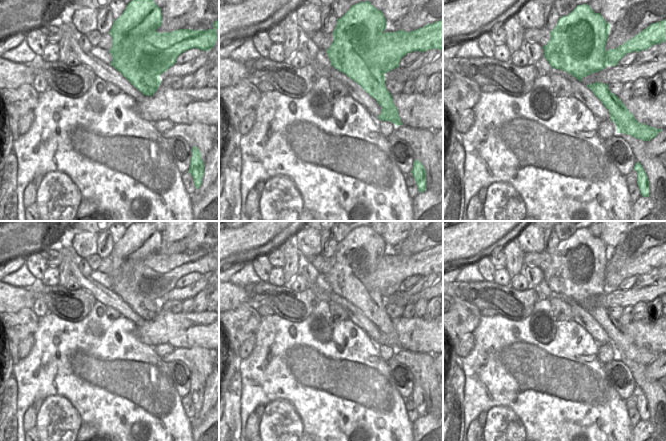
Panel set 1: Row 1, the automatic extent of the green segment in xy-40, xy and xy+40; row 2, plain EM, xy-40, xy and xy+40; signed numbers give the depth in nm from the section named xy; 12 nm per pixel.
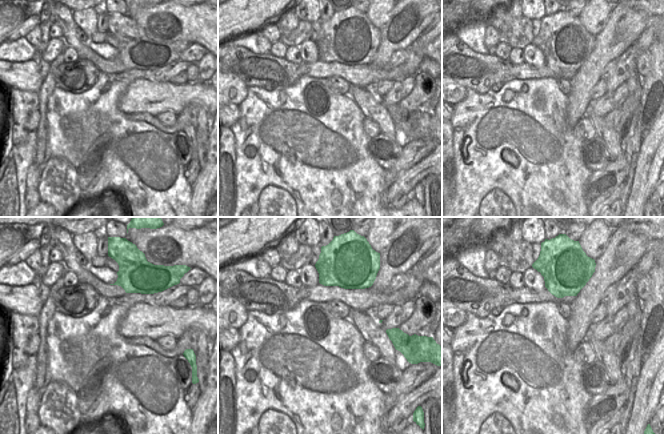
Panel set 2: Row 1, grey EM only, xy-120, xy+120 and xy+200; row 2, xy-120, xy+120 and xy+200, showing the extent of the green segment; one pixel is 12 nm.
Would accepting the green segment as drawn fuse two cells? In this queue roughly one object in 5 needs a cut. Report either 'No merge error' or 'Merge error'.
Merge error.

